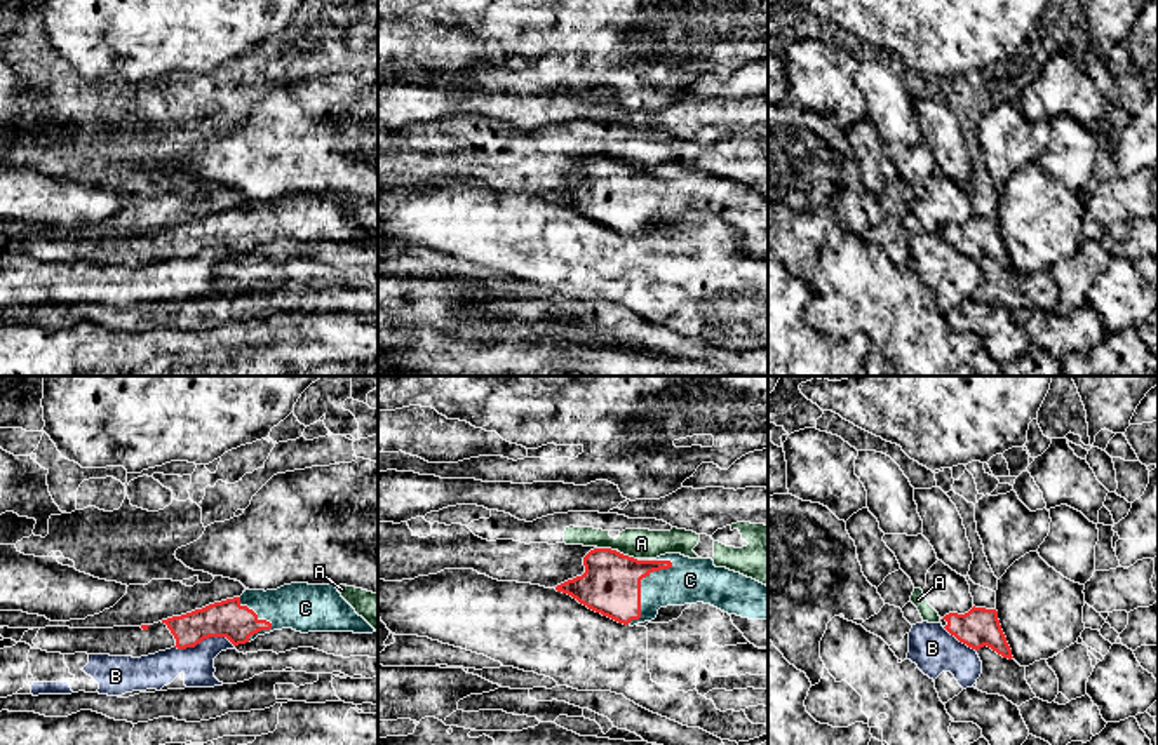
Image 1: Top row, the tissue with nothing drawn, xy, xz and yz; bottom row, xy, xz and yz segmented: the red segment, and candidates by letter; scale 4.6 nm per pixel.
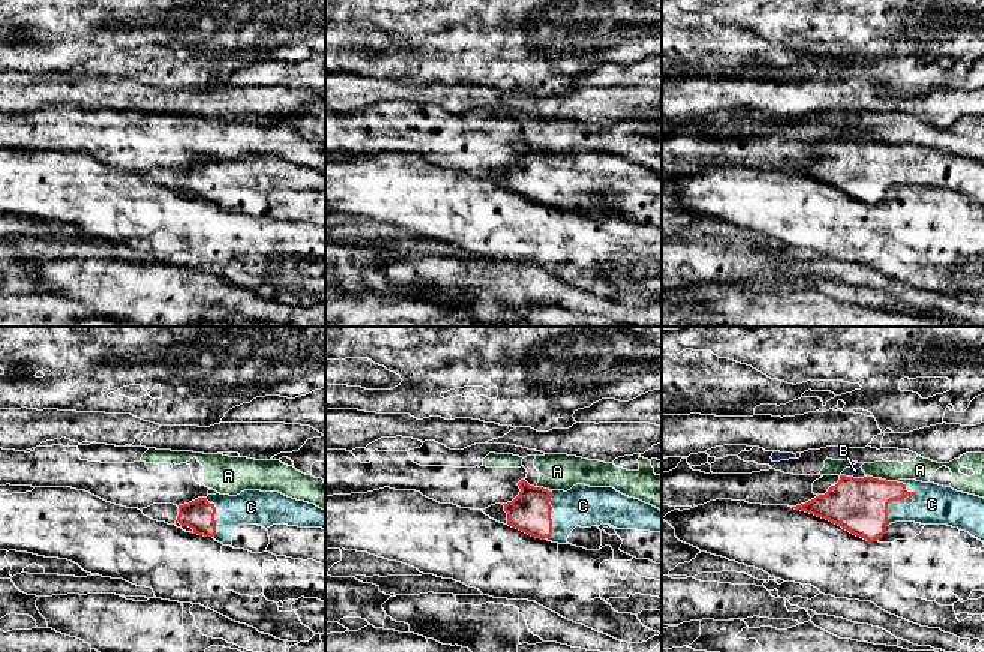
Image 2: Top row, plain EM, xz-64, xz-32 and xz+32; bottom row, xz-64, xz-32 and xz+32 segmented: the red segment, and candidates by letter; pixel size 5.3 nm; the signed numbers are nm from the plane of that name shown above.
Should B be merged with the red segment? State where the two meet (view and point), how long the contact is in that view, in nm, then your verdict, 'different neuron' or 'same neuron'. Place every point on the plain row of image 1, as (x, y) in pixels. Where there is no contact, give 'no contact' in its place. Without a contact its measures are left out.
meets red in xy at (204, 248); contact 280 nm long; different neuron

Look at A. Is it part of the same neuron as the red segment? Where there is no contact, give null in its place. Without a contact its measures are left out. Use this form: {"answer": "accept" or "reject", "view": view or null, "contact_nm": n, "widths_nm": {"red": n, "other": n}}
{"answer": "reject", "view": "xz", "contact_nm": 90, "widths_nm": {"red": 280, "other": 140}}

